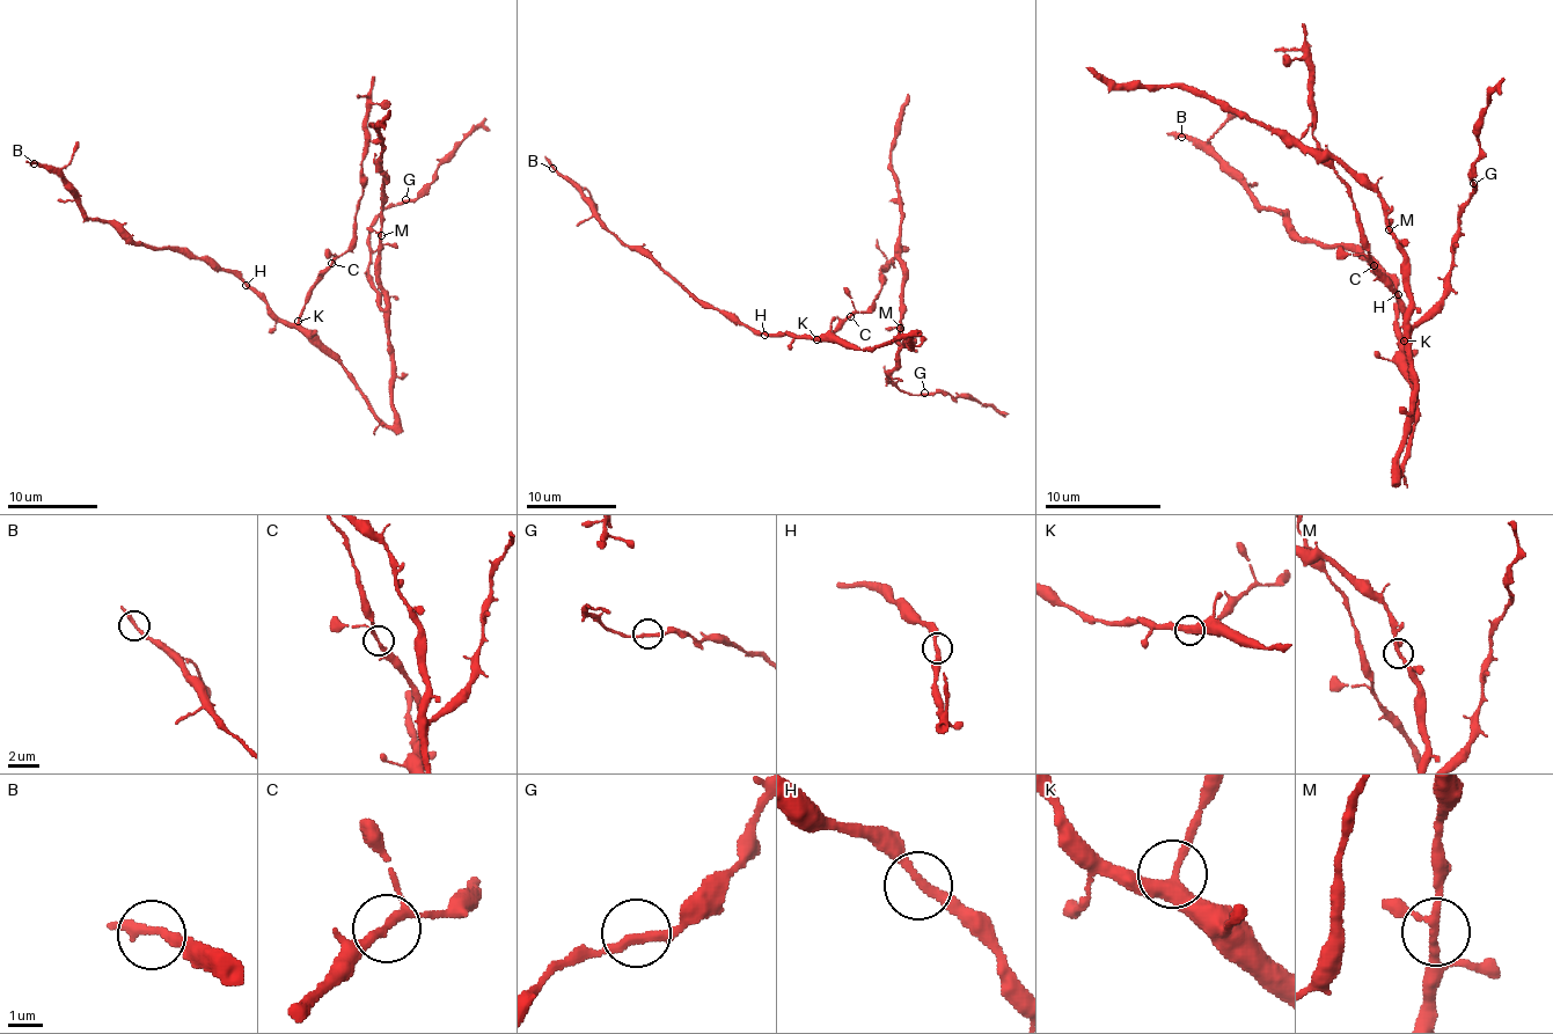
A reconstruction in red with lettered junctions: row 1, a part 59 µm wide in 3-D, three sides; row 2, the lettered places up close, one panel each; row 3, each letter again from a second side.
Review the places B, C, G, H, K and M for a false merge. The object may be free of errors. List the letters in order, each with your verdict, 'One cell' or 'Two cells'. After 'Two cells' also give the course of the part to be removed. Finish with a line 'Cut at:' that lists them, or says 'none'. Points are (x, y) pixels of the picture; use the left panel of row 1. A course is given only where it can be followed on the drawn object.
B: One cell
C: One cell
G: One cell
H: One cell
K: One cell
M: One cell
Cut at: none

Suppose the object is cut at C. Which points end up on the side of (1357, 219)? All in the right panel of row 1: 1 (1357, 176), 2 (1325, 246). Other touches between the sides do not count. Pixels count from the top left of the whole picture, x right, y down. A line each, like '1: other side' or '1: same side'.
1: other side
2: other side

